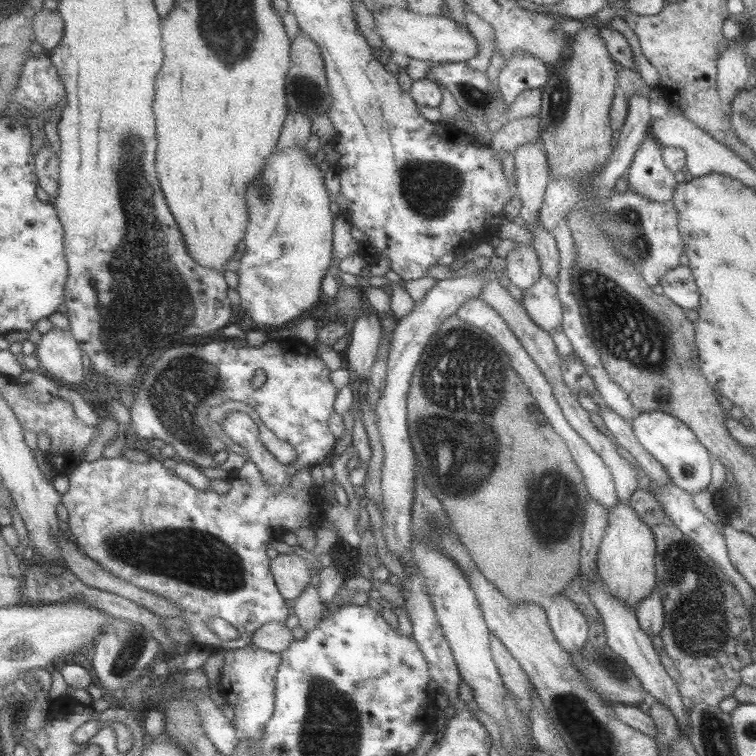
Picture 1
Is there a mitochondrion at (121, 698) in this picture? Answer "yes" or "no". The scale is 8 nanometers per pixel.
no

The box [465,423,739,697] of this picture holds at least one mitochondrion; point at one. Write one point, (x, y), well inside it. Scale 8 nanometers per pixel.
(699, 623)

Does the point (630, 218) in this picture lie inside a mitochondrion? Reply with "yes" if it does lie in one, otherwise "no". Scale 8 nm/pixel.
yes

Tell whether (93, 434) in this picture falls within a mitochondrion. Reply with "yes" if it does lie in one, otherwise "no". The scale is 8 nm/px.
no

